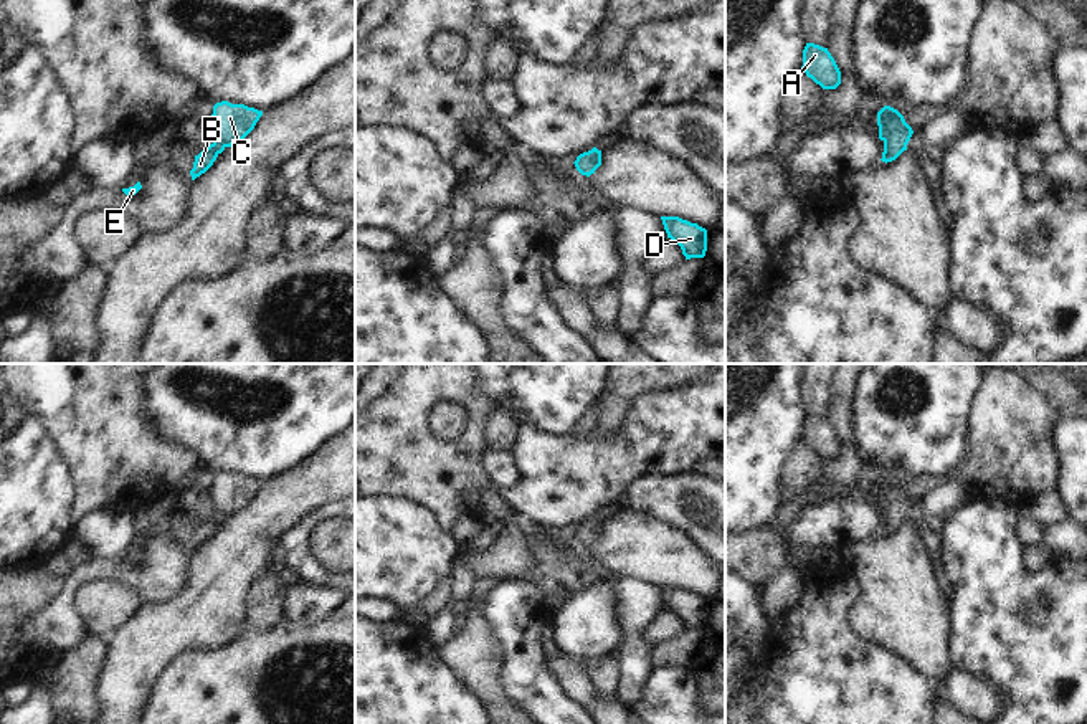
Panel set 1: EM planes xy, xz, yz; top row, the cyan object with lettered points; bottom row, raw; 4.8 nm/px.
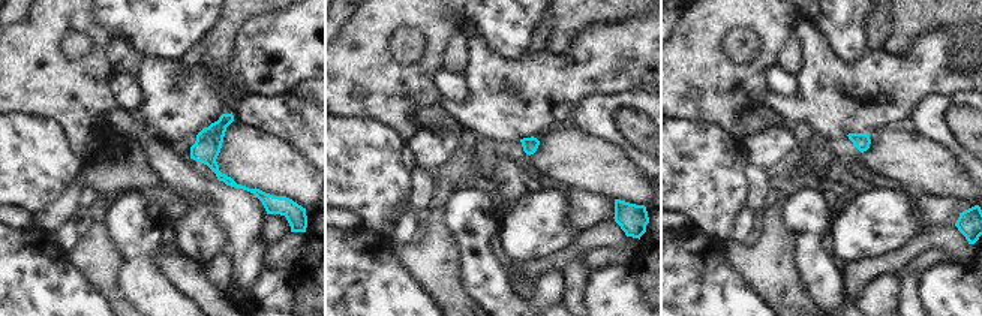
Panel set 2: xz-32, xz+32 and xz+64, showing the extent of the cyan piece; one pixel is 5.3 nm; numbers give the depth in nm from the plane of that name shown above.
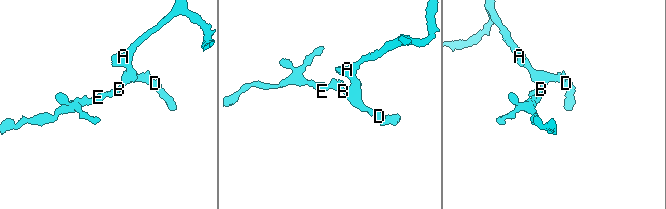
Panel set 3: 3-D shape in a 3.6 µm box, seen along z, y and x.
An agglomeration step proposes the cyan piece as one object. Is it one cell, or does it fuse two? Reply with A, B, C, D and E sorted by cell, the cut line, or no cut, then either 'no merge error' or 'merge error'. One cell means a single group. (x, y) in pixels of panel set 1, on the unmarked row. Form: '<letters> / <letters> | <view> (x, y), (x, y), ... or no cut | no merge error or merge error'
A B C D E | no cut | no merge error

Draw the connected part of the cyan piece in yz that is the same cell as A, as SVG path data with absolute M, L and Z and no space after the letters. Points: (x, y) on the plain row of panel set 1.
M806 413L803 420L803 441L823 460L836 460L841 455L841 441L828 422L814 413Z

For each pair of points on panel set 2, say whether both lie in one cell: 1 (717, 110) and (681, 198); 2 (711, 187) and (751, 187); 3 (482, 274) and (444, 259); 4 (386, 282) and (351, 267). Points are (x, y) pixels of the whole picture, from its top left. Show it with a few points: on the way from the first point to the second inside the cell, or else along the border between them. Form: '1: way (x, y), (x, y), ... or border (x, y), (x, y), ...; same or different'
1: border (678, 117), (718, 123), (739, 140); different
2: border (748, 163), (742, 171), (744, 205); different
3: border (450, 231), (459, 255), (461, 285), (473, 298); different
4: way (377, 282), (366, 282), (360, 276); same

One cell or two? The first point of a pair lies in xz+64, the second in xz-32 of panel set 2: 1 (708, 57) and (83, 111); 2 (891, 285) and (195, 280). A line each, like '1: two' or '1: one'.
1: one
2: two

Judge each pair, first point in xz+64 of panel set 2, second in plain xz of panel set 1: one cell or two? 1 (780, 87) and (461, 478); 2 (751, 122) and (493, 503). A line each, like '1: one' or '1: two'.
1: two
2: one

